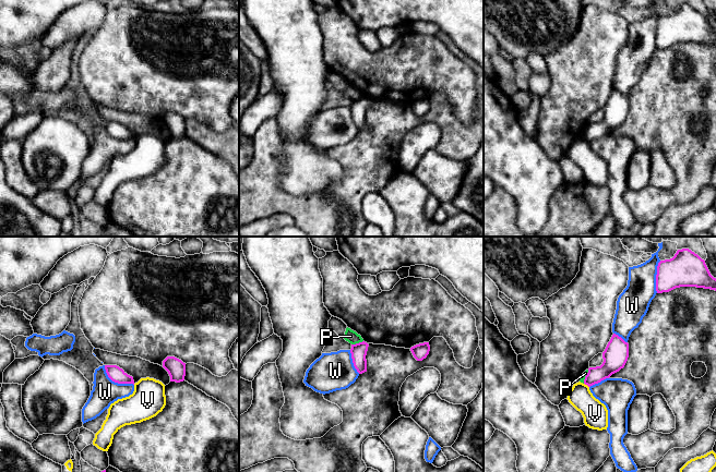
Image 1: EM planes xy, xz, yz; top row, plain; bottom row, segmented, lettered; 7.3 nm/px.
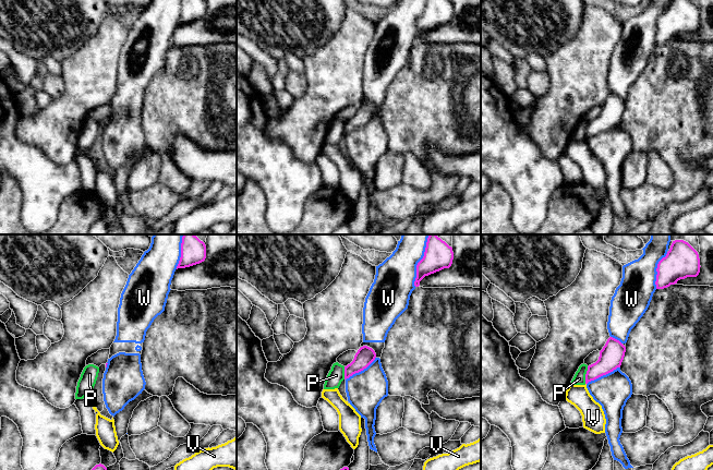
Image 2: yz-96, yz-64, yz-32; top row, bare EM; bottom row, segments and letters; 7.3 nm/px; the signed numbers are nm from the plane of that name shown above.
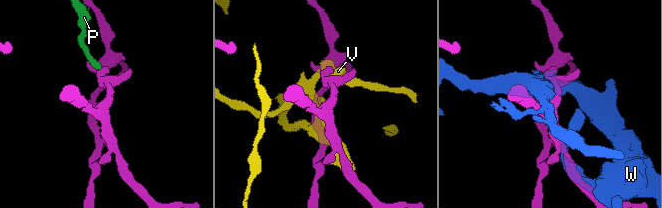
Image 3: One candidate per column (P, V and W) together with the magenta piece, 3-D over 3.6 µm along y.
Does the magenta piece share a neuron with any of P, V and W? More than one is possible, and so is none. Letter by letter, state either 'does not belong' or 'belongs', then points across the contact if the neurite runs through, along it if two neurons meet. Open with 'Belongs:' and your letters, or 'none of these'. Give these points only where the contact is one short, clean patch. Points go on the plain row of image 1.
Belongs: none of these
P: does not belong; border along xz (362, 96), (351, 100)
V: does not belong
W: does not belong

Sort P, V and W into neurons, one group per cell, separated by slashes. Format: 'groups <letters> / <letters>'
groups P / V / W

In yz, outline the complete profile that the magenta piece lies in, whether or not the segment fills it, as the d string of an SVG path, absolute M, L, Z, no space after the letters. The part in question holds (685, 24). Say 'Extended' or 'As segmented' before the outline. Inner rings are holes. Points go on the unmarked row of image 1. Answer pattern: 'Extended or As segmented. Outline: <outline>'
As segmented. Outline: M689 4L678 5L672 14L660 16L657 22L657 49L669 48L680 43L716 47L716 34L711 31L705 16Z

